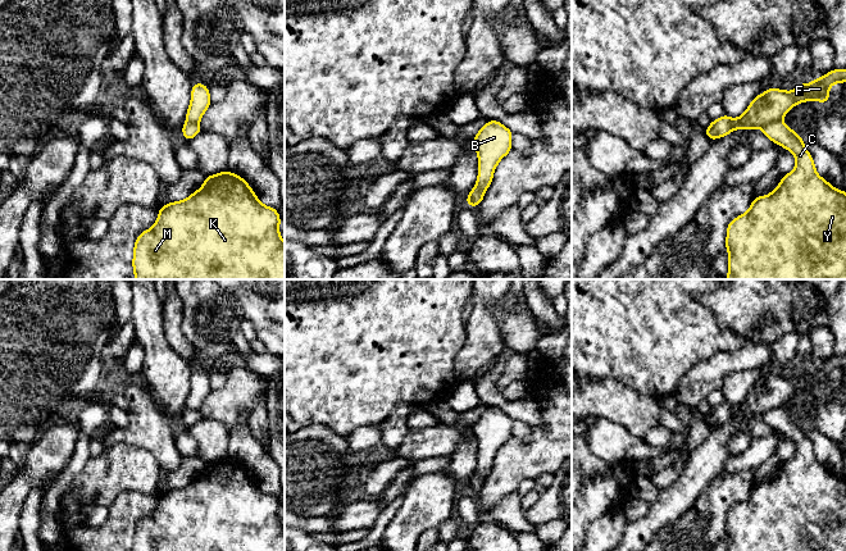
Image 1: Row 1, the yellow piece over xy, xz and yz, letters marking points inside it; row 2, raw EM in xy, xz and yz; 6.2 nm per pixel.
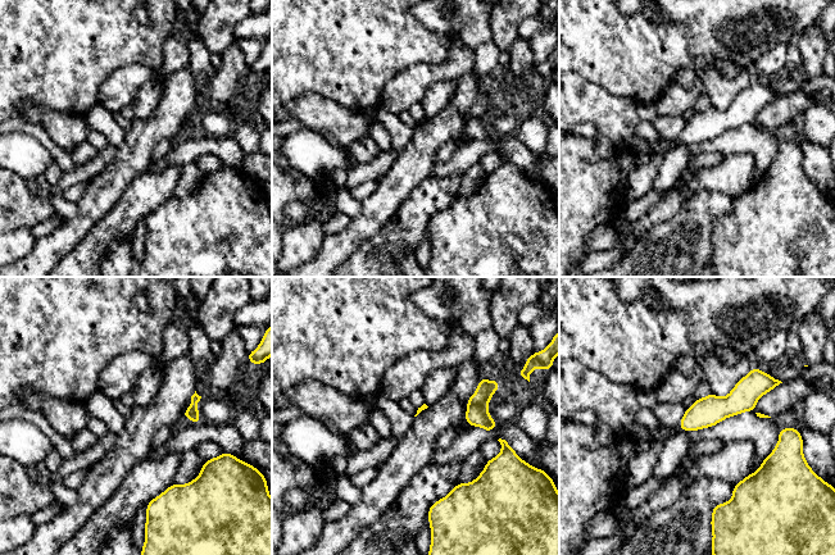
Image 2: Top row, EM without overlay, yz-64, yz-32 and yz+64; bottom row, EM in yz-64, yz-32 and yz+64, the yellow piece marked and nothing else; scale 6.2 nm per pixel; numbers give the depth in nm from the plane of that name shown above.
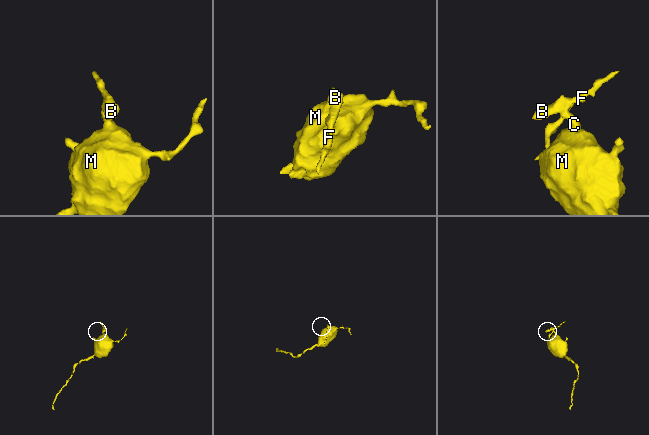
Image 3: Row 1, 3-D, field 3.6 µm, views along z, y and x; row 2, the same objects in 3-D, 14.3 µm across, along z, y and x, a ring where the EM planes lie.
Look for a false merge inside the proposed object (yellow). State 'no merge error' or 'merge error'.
merge error

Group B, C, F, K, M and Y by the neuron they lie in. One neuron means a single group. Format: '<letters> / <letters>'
B F / C K M Y

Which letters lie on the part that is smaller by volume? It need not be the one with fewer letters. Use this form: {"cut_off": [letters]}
{"cut_off": ["B", "F"]}

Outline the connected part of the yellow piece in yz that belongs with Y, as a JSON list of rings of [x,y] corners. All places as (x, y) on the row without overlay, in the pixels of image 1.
[[[782,407],[768,410],[761,418],[773,431],[791,438],[796,452],[792,459],[783,461],[769,482],[756,482],[750,496],[728,510],[728,551],[846,551],[846,478],[834,475],[817,460],[813,443],[804,433],[804,425]]]

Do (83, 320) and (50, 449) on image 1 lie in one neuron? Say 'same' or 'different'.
different

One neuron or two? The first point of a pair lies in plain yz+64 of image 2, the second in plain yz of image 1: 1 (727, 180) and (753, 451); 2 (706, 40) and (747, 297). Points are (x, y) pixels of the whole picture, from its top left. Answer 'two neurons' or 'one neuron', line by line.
1: one neuron
2: one neuron

